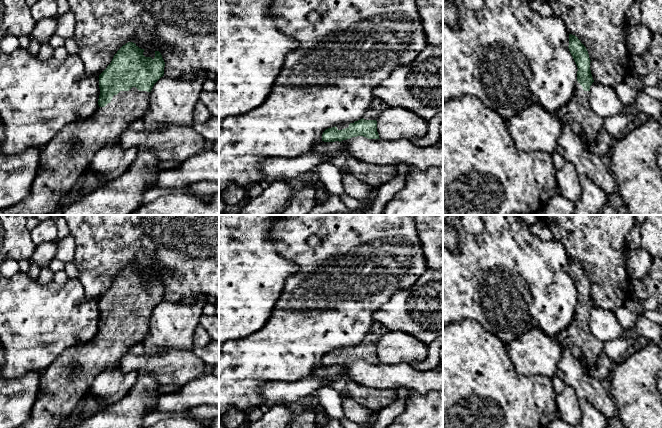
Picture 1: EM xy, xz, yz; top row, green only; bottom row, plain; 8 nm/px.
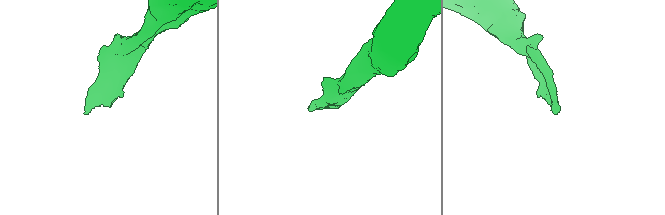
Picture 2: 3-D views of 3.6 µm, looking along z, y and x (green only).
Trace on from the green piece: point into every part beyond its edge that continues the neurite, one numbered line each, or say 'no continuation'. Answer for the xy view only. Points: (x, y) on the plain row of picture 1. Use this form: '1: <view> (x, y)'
1: xy (58, 394)

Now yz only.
1: yz (579, 334)

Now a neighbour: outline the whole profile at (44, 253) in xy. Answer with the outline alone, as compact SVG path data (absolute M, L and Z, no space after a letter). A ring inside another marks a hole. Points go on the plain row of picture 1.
M54 241L44 242L36 246L30 262L38 265L38 267L48 267L50 262L56 257L57 245Z

